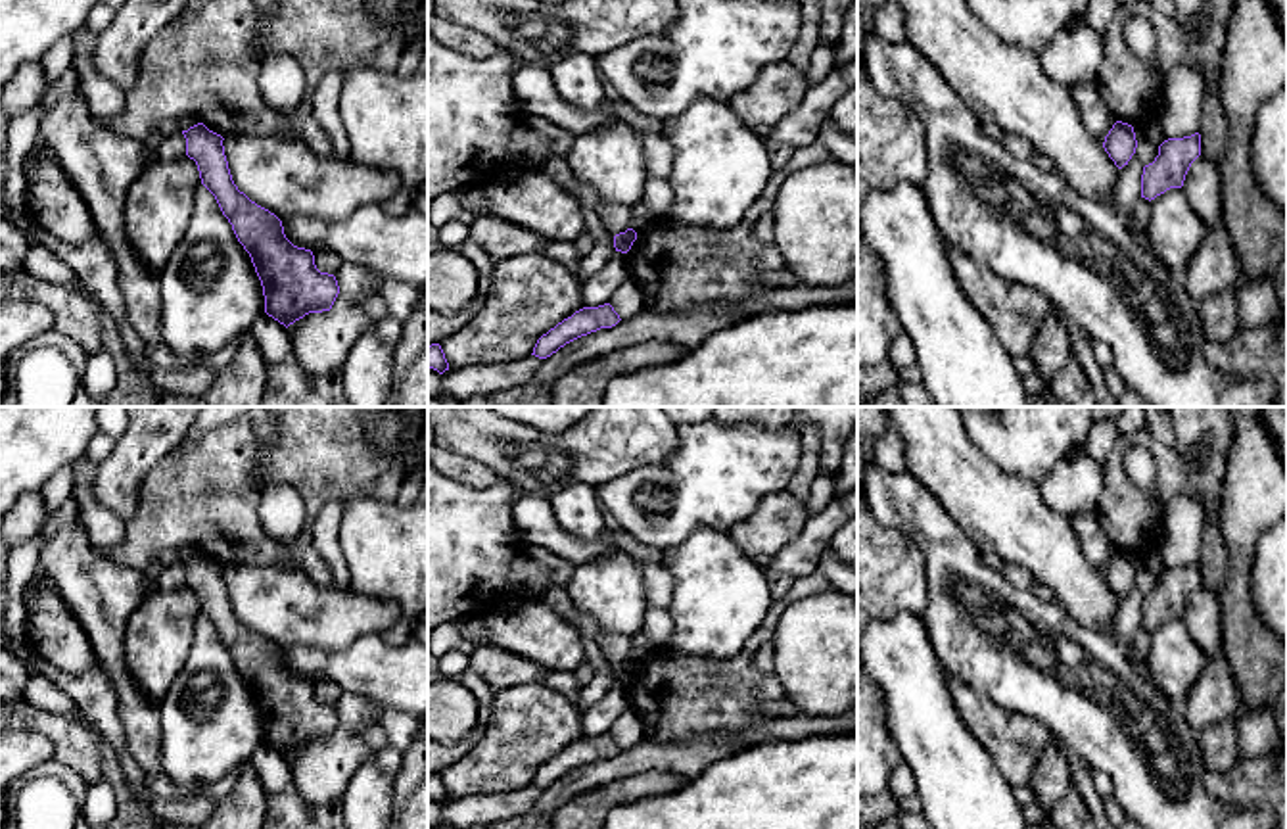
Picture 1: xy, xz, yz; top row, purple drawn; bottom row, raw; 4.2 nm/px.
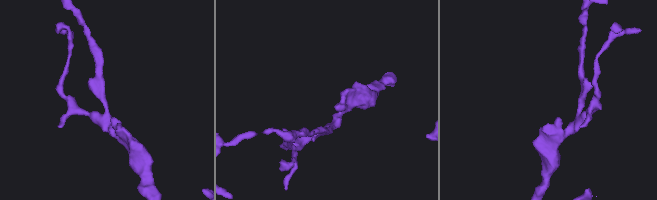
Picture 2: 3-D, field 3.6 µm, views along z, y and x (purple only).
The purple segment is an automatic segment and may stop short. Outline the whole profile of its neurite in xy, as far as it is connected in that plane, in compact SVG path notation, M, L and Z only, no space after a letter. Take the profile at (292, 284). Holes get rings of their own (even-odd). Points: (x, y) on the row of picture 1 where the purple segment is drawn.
M203 123L182 134L186 155L196 161L201 184L215 196L251 257L263 286L265 313L288 328L309 313L330 311L339 294L336 276L320 272L313 251L293 246L282 221L238 190L224 155L224 138Z

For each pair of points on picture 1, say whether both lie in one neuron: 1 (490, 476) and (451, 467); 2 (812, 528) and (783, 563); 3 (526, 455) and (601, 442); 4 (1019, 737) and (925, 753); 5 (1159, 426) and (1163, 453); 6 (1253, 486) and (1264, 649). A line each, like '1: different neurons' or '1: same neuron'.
1: same neuron
2: same neuron
3: same neuron
4: different neurons
5: different neurons
6: same neuron

